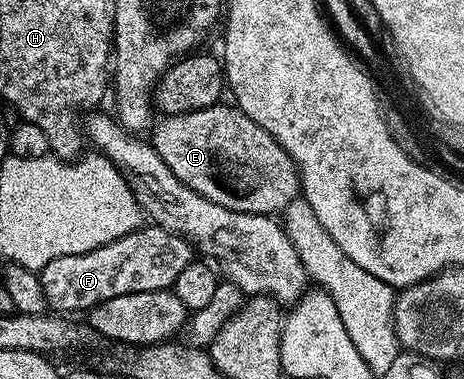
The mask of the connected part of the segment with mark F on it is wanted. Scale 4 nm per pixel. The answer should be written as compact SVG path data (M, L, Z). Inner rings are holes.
M143 224L131 234L120 236L120 240L112 240L112 244L92 248L92 252L48 260L48 264L41 266L38 279L44 288L47 307L74 316L77 310L88 312L96 304L116 300L116 296L169 290L176 276L195 258L195 249L185 238L168 232L163 226Z

